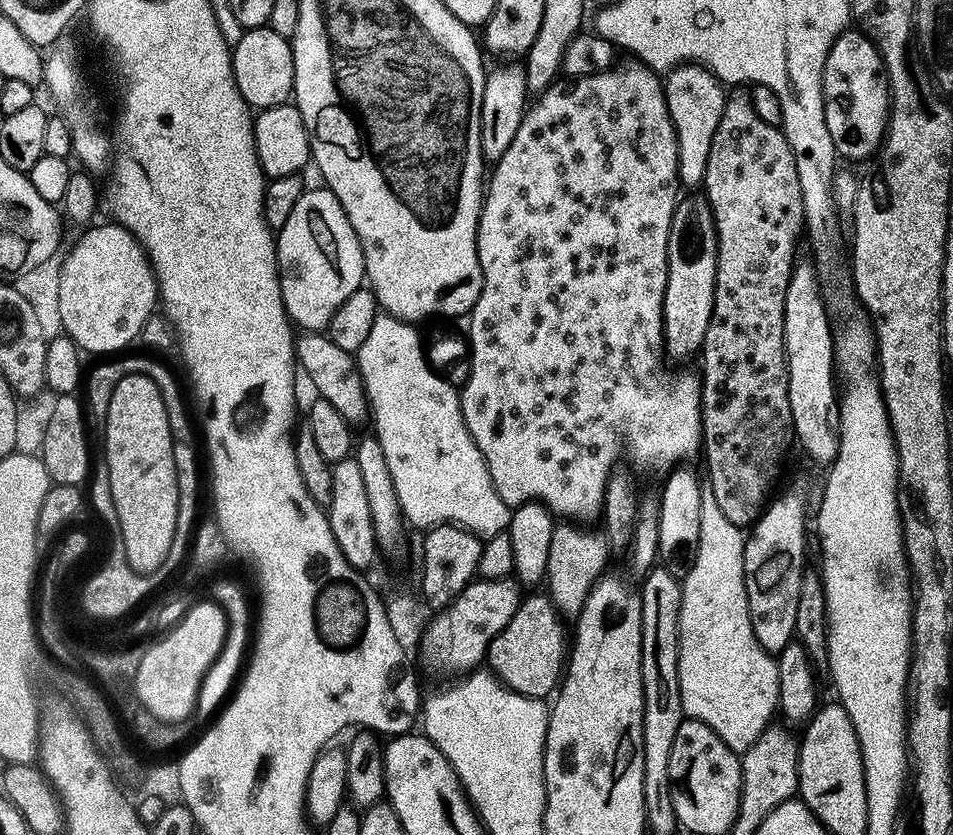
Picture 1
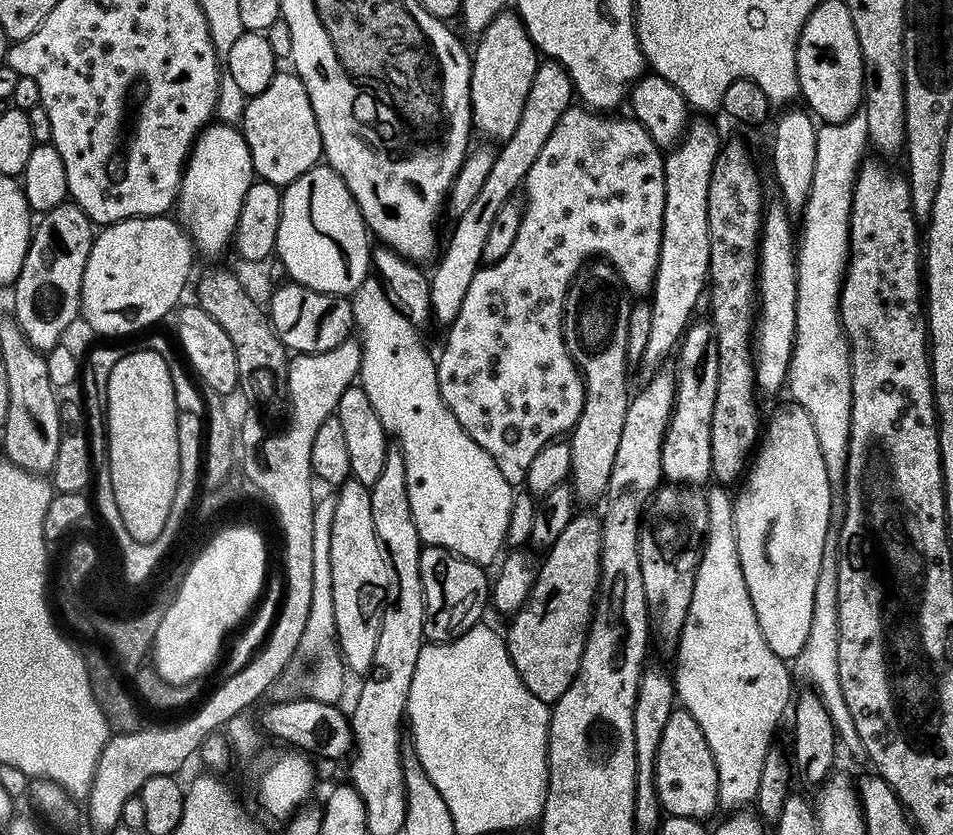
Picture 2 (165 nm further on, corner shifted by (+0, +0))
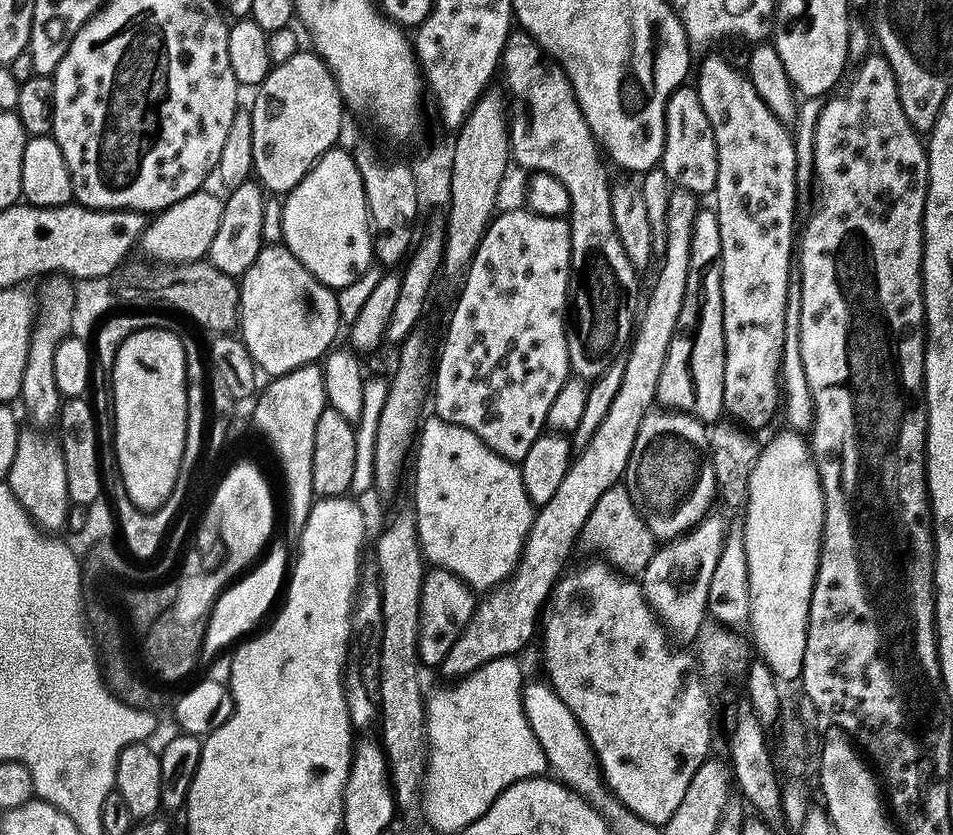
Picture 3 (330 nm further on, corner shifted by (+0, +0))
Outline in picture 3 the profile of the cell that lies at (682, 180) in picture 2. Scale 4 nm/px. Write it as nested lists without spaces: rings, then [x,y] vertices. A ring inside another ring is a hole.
[[[672,190],[669,194],[668,226],[664,230],[664,261],[660,264],[660,273],[657,274],[656,282],[652,286],[648,305],[645,308],[643,305],[642,313],[638,318],[638,327],[627,349],[626,374],[622,374],[622,386],[618,386],[618,394],[614,397],[614,403],[607,411],[606,418],[602,418],[602,424],[598,426],[598,430],[594,430],[594,436],[590,438],[590,442],[586,442],[586,446],[575,453],[565,477],[562,478],[562,484],[555,491],[550,502],[540,506],[533,515],[520,561],[516,563],[516,569],[513,570],[511,577],[503,584],[491,589],[479,601],[477,610],[470,618],[467,627],[464,628],[460,640],[454,642],[454,646],[450,646],[450,654],[446,654],[446,658],[438,666],[438,672],[442,675],[463,678],[474,670],[486,666],[486,662],[520,654],[516,652],[522,651],[531,642],[535,632],[537,635],[542,613],[549,603],[557,580],[562,575],[568,552],[576,540],[578,542],[581,539],[586,518],[590,518],[590,510],[594,510],[594,502],[598,502],[598,498],[602,498],[602,494],[606,494],[610,486],[621,483],[626,466],[630,462],[630,450],[634,450],[634,438],[638,438],[638,426],[642,426],[642,418],[650,411],[656,400],[656,387],[666,360],[666,350],[670,346],[670,338],[676,332],[678,314],[682,310],[682,298],[686,294],[686,278],[690,270],[690,238],[694,230],[694,218],[698,211],[696,200],[698,196],[695,192]]]

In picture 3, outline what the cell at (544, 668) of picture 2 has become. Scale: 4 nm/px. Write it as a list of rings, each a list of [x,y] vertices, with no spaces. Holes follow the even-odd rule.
[[[623,483],[610,486],[610,490],[606,490],[606,494],[594,502],[594,510],[590,510],[590,518],[586,518],[584,523],[582,540],[592,548],[600,548],[599,555],[607,563],[617,570],[626,570],[627,575],[633,578],[643,573],[658,547],[656,537],[641,518]]]

